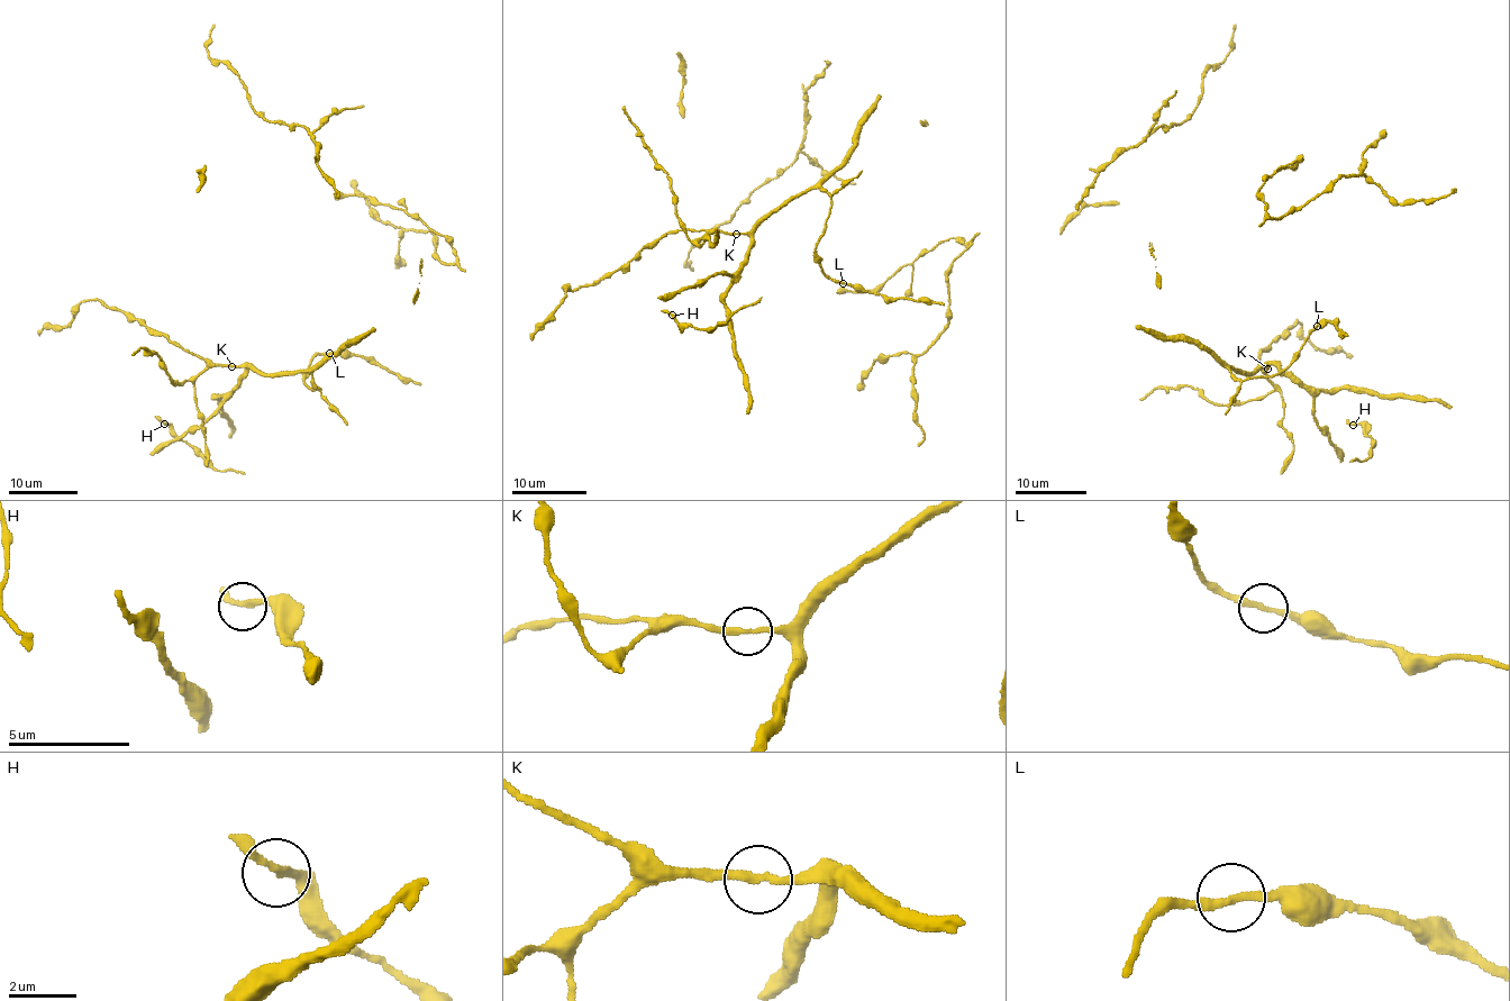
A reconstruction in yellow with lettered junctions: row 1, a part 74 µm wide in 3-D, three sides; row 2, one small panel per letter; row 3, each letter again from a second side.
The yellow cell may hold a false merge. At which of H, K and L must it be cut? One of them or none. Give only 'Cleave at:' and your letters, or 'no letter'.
Cleave at: no letter

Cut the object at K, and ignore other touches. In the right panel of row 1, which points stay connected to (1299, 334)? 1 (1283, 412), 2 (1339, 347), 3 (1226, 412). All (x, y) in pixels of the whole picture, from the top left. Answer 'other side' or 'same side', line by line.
1: same side
2: same side
3: other side

